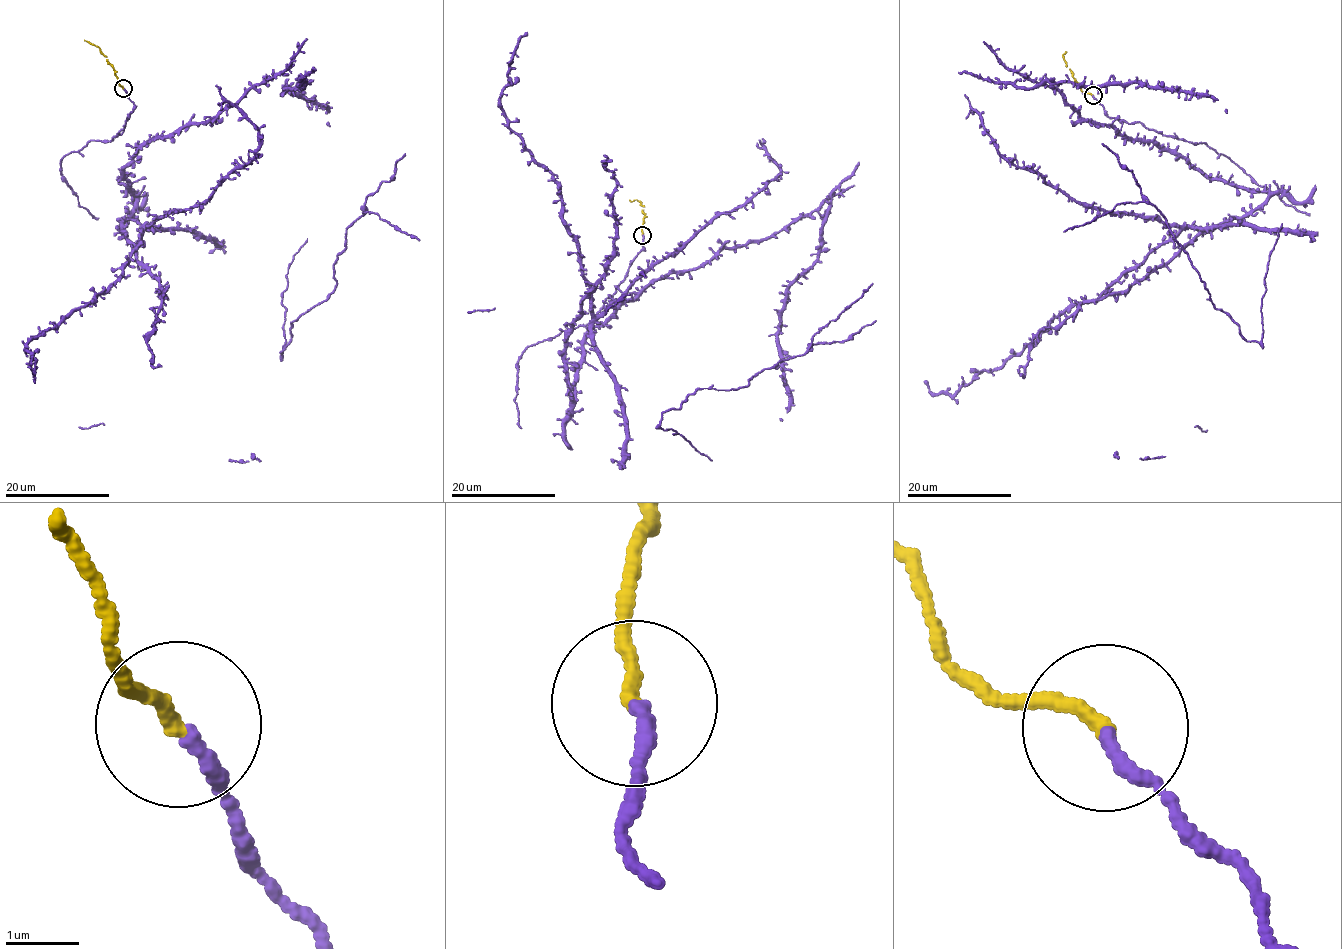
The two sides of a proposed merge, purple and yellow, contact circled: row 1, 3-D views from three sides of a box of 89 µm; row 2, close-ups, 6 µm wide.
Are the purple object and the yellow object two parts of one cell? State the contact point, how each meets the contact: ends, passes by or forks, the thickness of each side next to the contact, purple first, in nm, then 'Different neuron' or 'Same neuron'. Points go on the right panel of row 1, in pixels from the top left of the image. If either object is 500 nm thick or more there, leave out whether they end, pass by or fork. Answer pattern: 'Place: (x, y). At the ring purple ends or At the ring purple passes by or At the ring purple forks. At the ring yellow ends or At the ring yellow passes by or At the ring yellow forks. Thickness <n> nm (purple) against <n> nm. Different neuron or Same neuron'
Place: (1093, 95). At the ring purple ends. At the ring yellow ends. Thickness 180 nm (purple) against 190 nm. Same neuron

